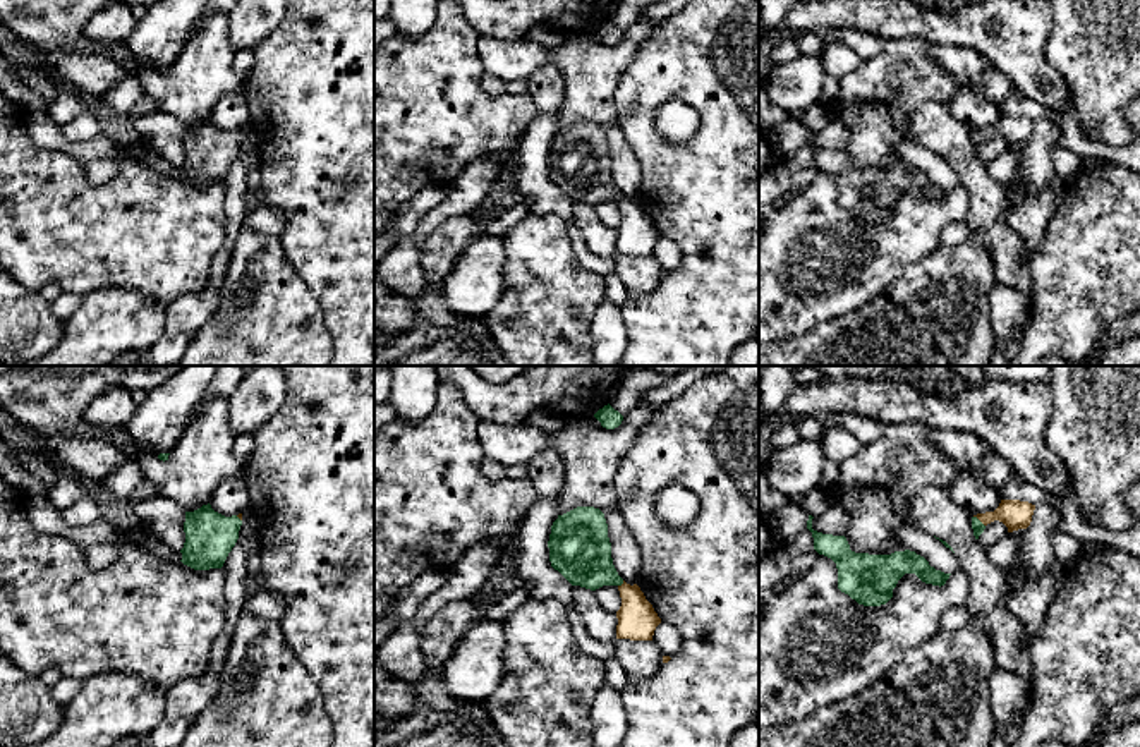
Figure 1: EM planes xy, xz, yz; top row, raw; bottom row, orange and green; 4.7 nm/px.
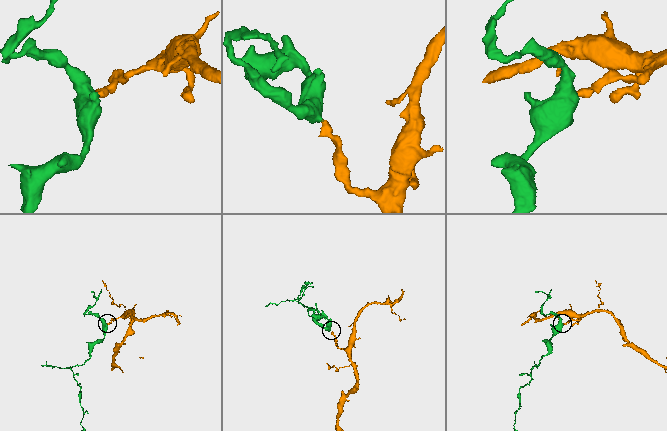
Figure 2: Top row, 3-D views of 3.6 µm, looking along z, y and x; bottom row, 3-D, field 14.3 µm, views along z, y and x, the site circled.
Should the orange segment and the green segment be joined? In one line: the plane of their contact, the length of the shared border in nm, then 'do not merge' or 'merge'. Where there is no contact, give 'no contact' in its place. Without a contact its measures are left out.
meets orange in yz; contact 80 nm long; merge

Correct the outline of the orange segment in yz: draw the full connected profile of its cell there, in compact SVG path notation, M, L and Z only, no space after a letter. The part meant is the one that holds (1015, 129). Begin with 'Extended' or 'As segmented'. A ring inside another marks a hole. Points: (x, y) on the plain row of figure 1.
Extended. M1001 115L994 127L977 129L972 132L975 155L984 148L985 141L999 136L1008 143L1008 148L1027 144L1032 137L1035 120L1020 115Z

